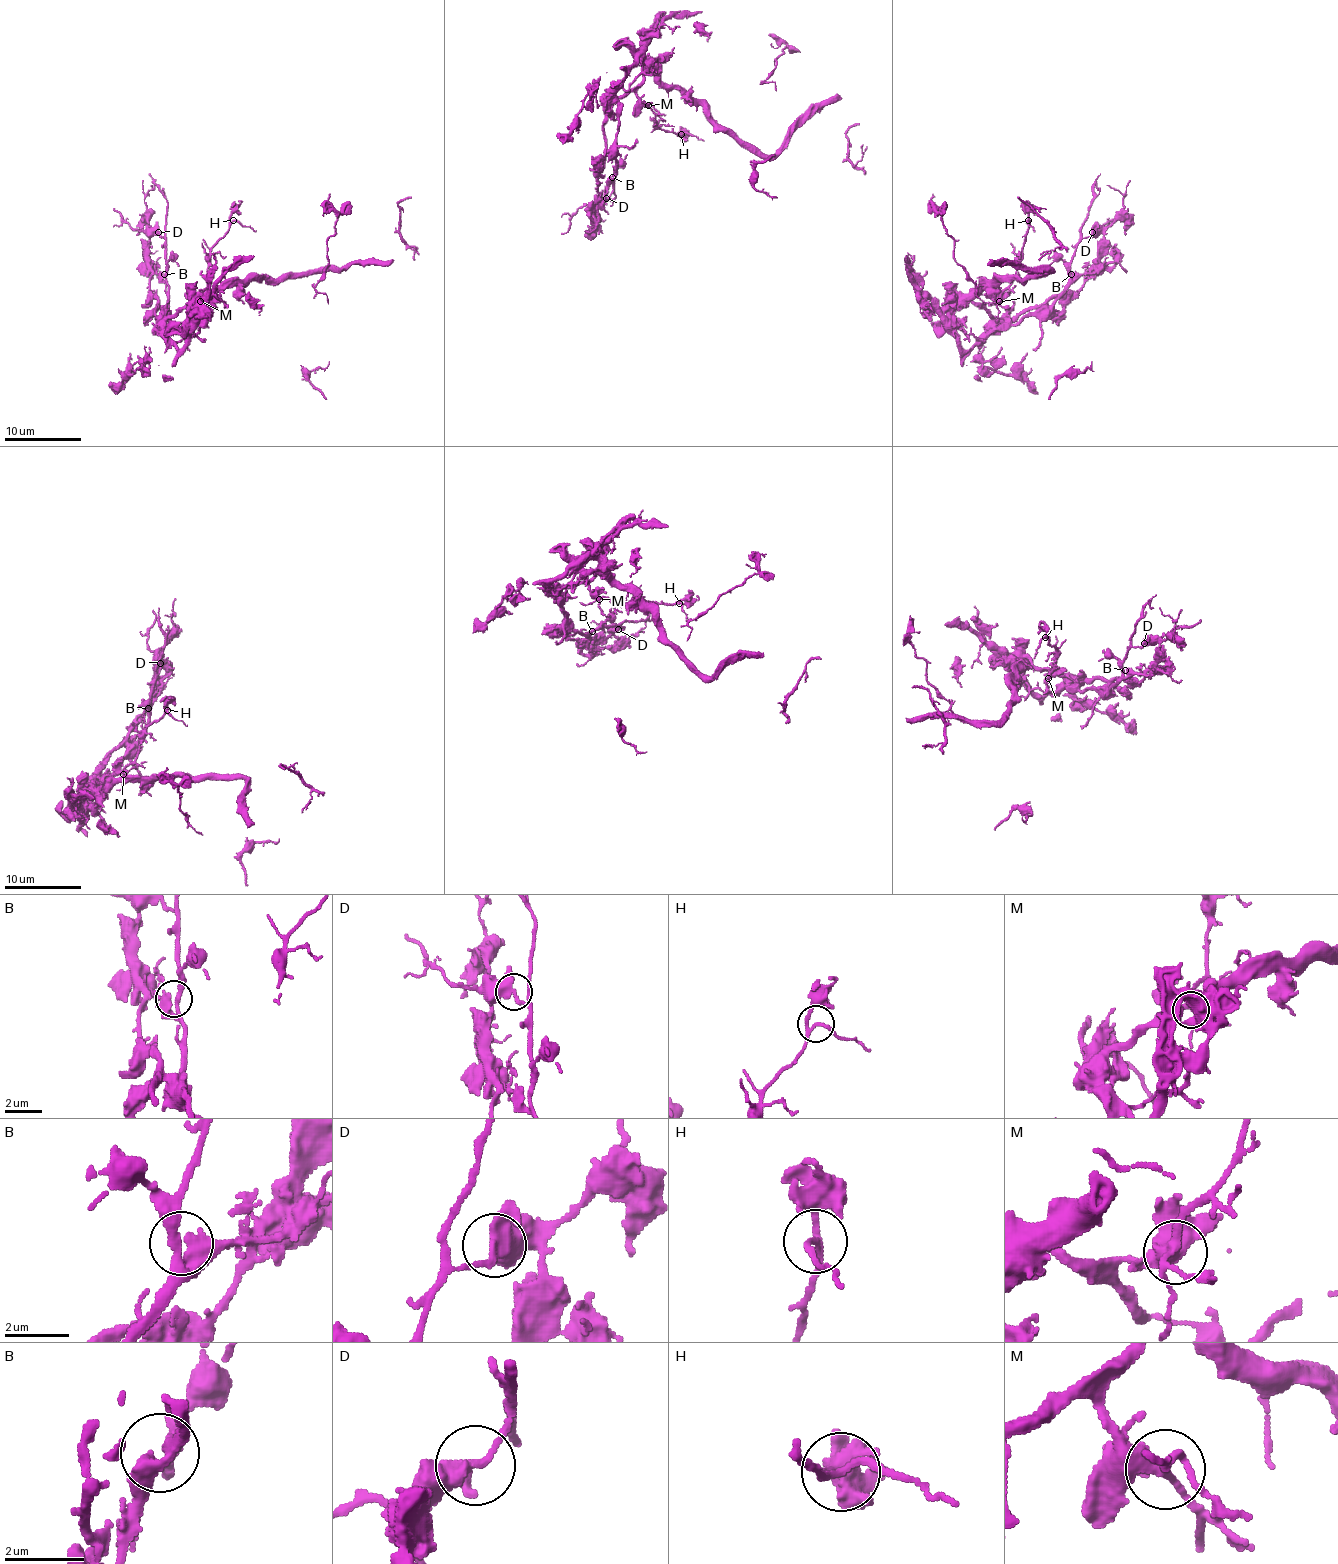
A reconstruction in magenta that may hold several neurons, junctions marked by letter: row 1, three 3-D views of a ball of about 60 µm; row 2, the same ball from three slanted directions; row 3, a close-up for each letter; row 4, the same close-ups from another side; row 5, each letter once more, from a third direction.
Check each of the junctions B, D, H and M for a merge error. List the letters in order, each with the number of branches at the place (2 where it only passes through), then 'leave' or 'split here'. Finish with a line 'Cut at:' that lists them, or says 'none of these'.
B: 3 branches meet; leave
D: 3 branches meet; split here
H: 3 branches meet; leave
M: 4 branches meet; leave
Cut at: D

